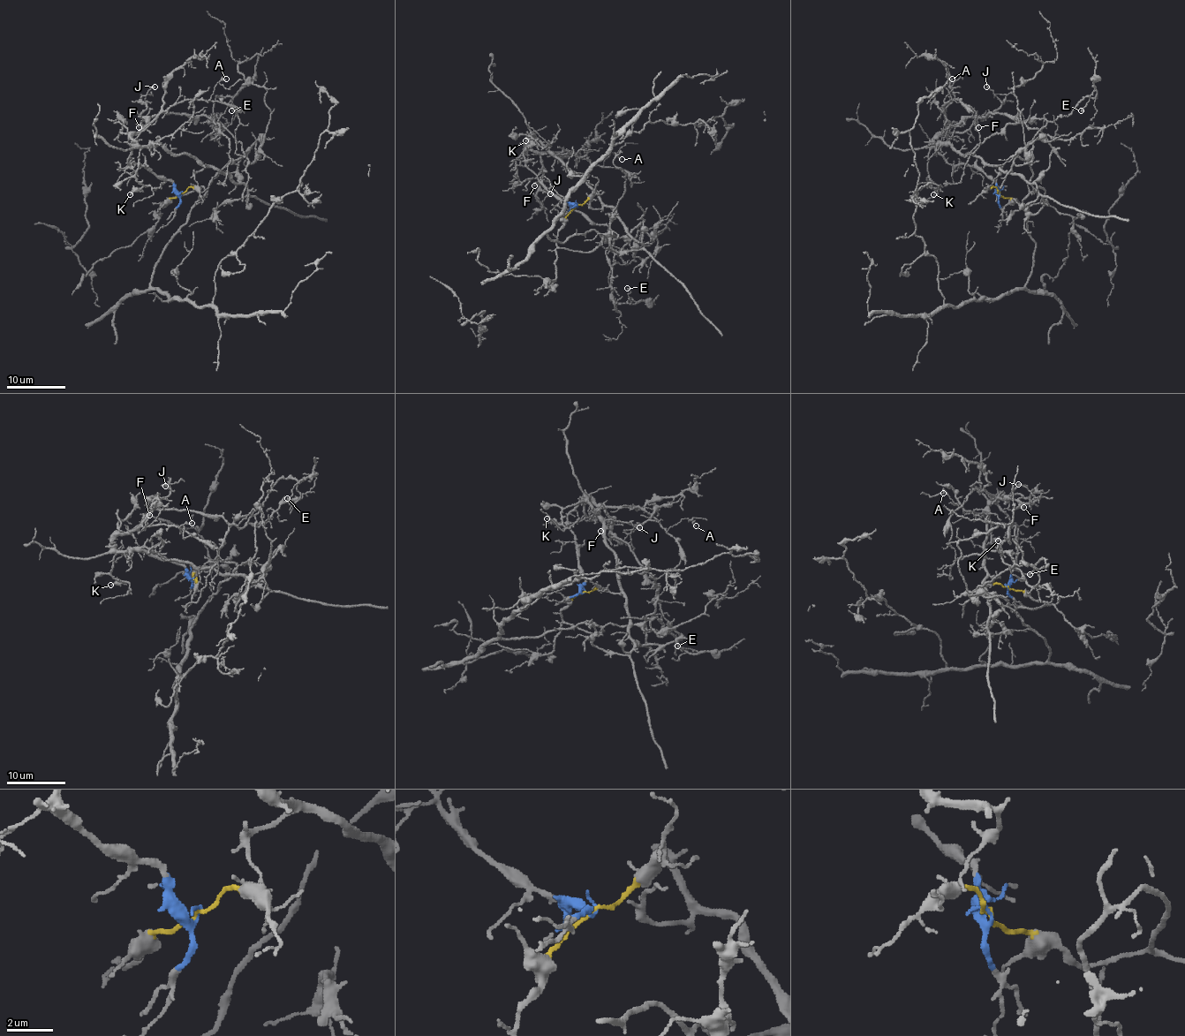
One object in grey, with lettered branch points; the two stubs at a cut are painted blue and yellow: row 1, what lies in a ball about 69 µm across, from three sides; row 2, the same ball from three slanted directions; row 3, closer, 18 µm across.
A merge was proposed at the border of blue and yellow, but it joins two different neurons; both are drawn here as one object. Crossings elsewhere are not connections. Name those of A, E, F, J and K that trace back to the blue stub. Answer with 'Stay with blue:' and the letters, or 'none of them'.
Stay with blue: A, F, J, K

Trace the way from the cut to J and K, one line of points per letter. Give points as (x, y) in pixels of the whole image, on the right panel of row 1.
J: (1000, 193), (976, 167), (947, 162), (934, 147), (949, 125), (988, 117), (1001, 105), (986, 87)
K: (1000, 193), (995, 182), (976, 167), (949, 164), (932, 147), (927, 162), (929, 178), (938, 186), (933, 195)

